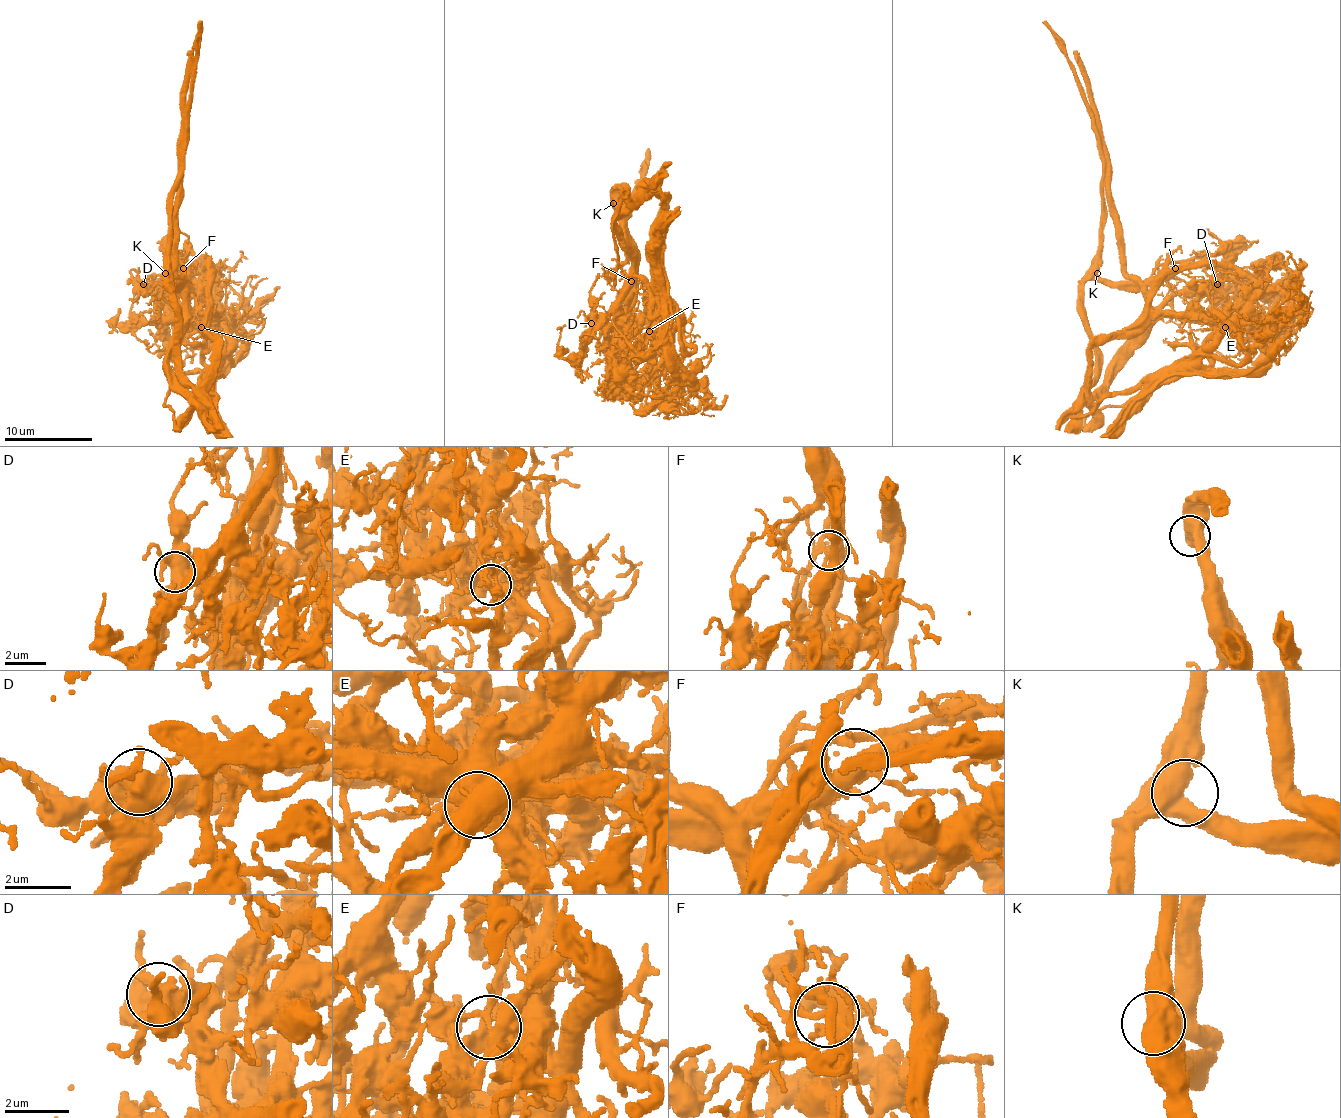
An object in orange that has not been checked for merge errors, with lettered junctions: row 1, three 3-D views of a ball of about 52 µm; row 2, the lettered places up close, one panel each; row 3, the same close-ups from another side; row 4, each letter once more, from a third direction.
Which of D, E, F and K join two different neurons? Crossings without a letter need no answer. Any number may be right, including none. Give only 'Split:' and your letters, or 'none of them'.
Split: E, F

